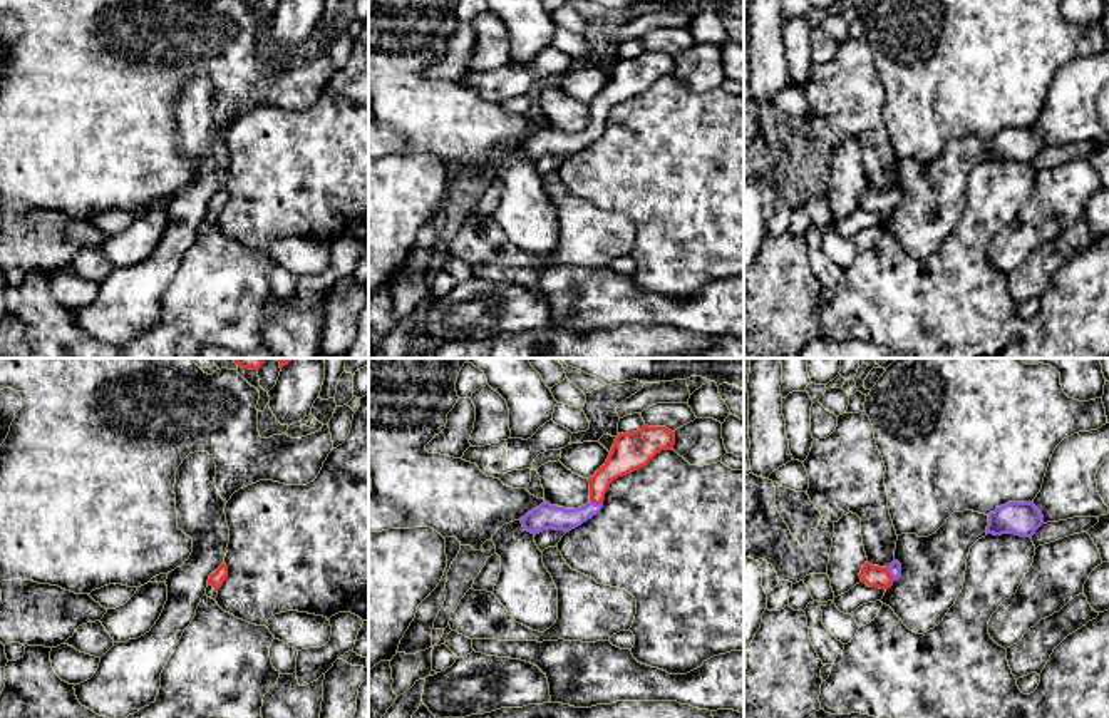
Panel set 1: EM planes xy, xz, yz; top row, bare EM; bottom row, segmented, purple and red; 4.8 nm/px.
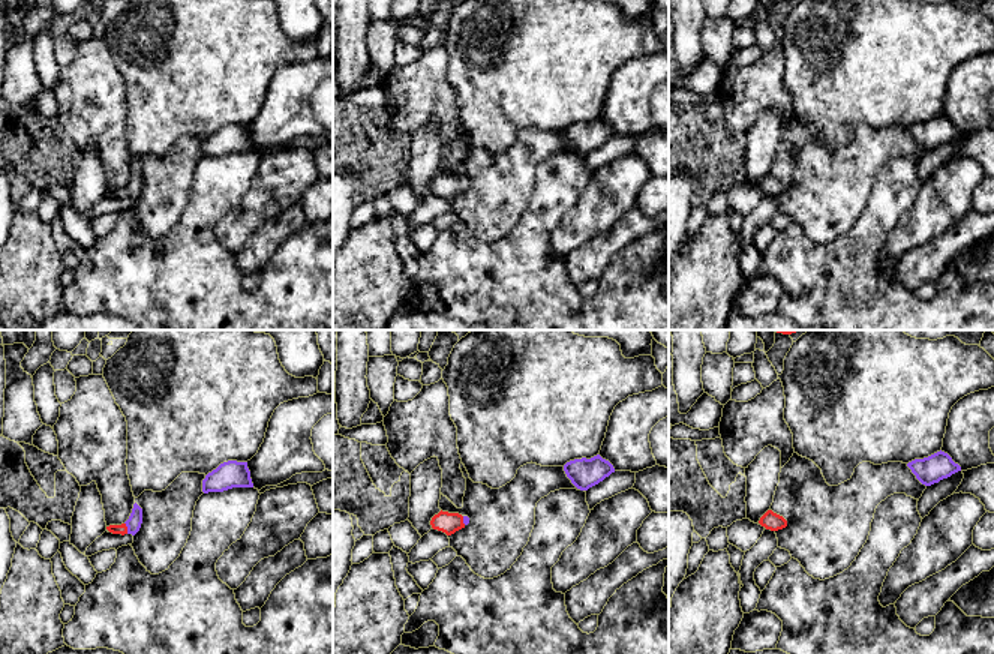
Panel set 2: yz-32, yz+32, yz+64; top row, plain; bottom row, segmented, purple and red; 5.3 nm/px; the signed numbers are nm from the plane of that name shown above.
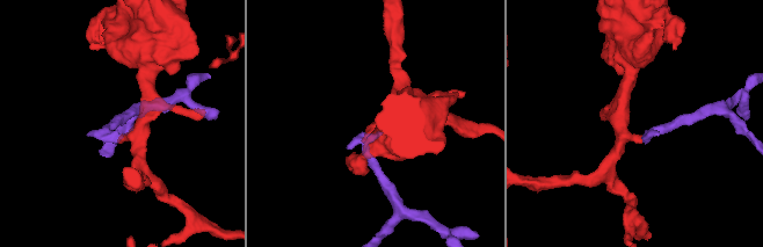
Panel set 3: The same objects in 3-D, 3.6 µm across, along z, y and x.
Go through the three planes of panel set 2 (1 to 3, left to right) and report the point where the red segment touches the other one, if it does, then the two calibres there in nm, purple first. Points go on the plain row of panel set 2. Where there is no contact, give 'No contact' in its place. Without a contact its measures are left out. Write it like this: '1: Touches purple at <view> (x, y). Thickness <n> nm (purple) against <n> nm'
1: Touches purple at yz-32 (128, 192). Thickness 80 nm (purple) against 50 nm
2: Touches purple at yz+32 (464, 185). Thickness 30 nm (purple) against 110 nm
3: No contact

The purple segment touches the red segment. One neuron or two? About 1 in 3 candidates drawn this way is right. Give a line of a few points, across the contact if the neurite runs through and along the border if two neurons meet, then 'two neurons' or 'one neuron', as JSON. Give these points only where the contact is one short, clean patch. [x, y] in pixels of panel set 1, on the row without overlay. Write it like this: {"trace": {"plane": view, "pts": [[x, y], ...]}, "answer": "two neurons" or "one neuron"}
{"trace": {"plane": "yz", "pts": [[895, 193], [890, 200], [875, 201]]}, "answer": "one neuron"}

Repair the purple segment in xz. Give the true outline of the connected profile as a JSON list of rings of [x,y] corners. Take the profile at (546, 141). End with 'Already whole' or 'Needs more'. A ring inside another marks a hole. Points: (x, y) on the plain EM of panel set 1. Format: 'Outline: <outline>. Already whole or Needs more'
Outline: [[[643,50],[637,57],[616,60],[606,87],[588,104],[590,126],[578,134],[543,127],[521,142],[524,156],[536,161],[548,154],[568,157],[581,151],[601,136],[605,119],[615,104],[645,92],[657,79],[672,75],[673,70],[675,59],[665,52]]]. Needs more

